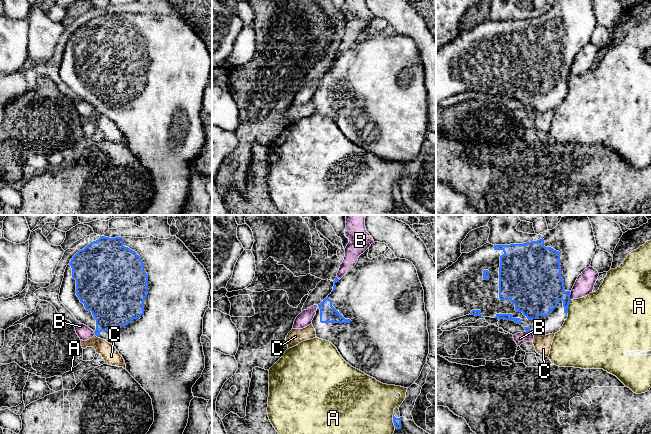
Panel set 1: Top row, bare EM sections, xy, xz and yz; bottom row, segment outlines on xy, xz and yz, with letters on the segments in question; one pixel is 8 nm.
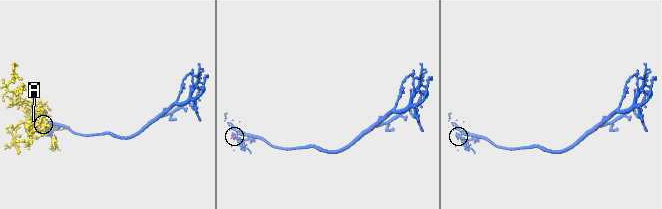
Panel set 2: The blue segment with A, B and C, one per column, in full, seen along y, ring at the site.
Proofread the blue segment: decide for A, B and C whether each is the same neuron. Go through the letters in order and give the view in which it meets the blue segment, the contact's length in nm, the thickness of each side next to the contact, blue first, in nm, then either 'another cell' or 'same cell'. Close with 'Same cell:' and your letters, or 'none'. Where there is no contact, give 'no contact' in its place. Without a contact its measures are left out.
A: meets blue in xz; contact 120 nm long; 60 nm thick on the blue side, 440 nm on the other; another cell
B: meets blue in yz; contact 70 nm long; 360 nm thick on the blue side, 160 nm on the other; another cell
C: meets blue in xy; contact 40 nm long; 320 nm thick on the blue side, 140 nm on the other; another cell
Same cell: none

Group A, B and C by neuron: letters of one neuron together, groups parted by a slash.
A / B / C

